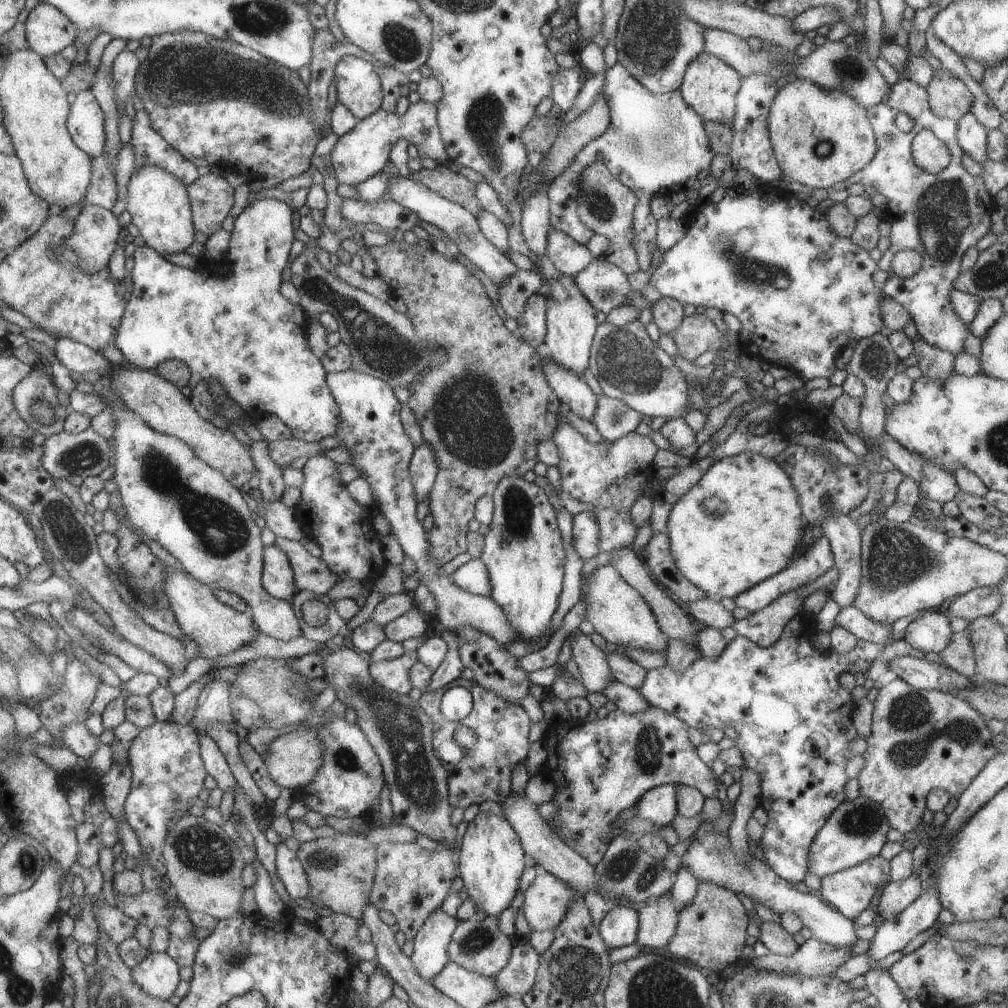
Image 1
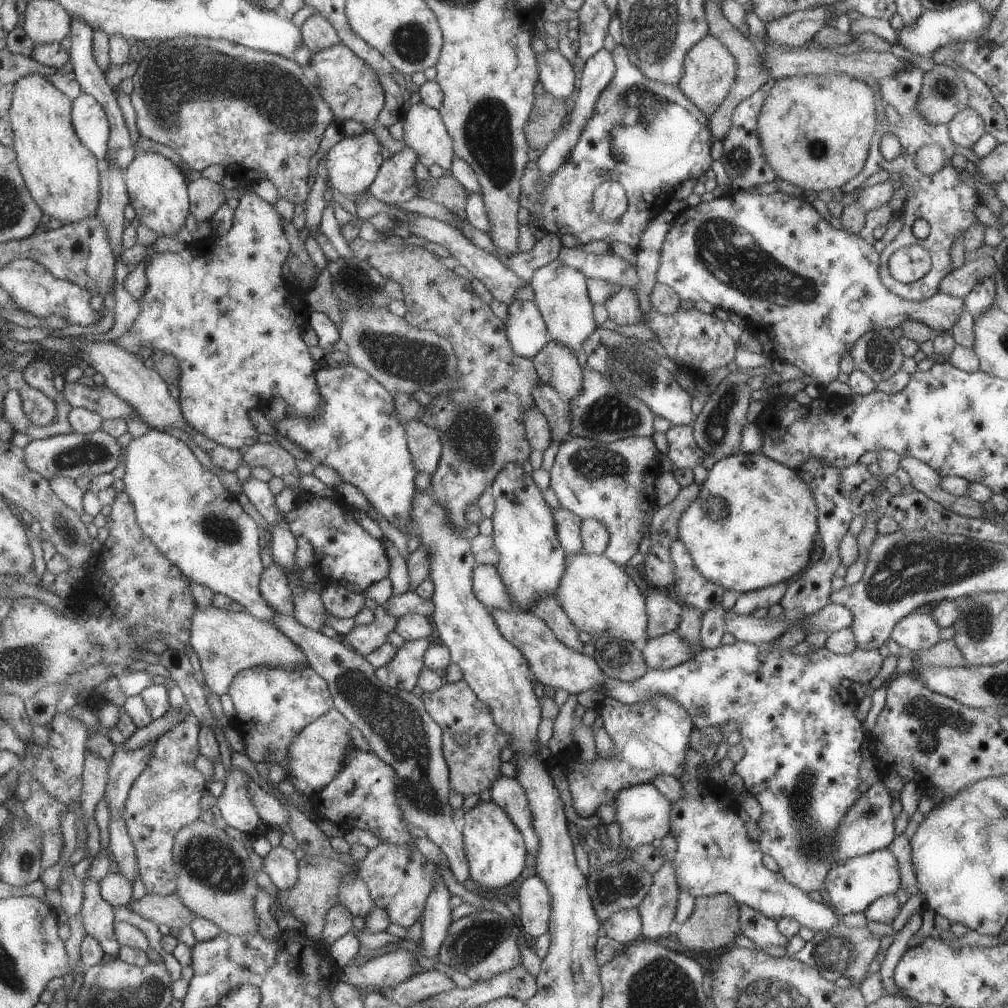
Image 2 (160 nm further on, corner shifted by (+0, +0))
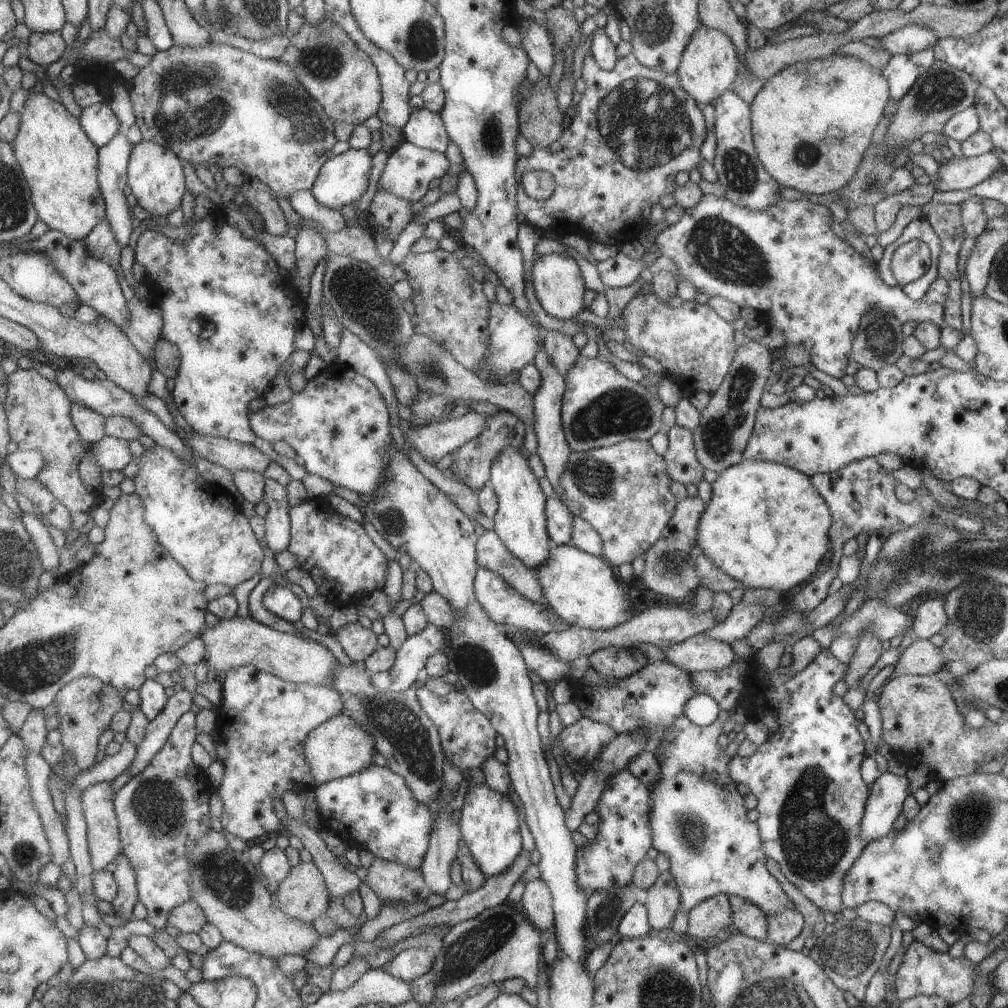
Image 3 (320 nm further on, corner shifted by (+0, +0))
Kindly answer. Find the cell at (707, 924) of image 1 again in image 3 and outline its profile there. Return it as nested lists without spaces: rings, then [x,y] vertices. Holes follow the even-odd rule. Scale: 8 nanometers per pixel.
[[[717,893],[715,896],[698,902],[688,910],[687,936],[701,946],[710,936],[715,936],[720,930],[731,928],[731,909],[728,896]]]

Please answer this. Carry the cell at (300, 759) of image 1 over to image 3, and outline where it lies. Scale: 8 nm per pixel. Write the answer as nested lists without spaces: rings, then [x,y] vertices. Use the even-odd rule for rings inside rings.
[[[346,713],[338,714],[311,730],[303,741],[302,755],[313,777],[314,786],[359,772],[371,765],[371,756],[375,750],[369,734]]]

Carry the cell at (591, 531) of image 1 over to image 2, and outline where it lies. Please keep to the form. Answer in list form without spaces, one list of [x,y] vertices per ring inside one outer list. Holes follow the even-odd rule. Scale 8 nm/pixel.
[[[553,508],[553,520],[555,520],[555,532],[559,545],[566,554],[583,552],[583,540],[581,540],[581,518],[575,516],[569,510]]]

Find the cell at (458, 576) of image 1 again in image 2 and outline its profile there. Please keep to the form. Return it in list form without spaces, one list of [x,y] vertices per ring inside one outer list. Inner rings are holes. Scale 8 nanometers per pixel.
[[[475,564],[471,570],[471,584],[474,596],[488,609],[521,613],[521,608],[509,600],[501,578],[491,564]]]

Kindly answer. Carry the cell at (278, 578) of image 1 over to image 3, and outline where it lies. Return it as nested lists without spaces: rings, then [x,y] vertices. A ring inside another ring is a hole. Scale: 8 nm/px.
[[[271,585],[264,592],[262,603],[276,617],[291,624],[299,624],[299,617],[303,612],[302,604],[287,587]]]

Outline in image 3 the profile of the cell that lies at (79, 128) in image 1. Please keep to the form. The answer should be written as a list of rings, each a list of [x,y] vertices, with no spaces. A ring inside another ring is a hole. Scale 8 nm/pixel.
[[[109,102],[95,103],[84,108],[80,123],[88,133],[89,138],[99,147],[108,145],[119,133],[125,130],[125,125],[113,110]]]

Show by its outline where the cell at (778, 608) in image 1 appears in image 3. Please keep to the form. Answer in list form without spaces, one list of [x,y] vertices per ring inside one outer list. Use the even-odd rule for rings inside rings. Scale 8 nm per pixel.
[[[863,457],[844,464],[836,471],[828,473],[817,473],[810,476],[810,481],[825,501],[830,512],[831,524],[828,528],[828,539],[830,540],[830,567],[817,578],[813,578],[808,584],[791,598],[794,610],[799,613],[810,611],[816,604],[819,604],[827,596],[827,588],[833,578],[842,554],[842,546],[849,539],[855,539],[858,534],[865,534],[868,538],[881,531],[896,533],[912,524],[915,524],[923,515],[935,515],[941,517],[944,523],[955,525],[964,535],[978,533],[982,530],[983,523],[974,519],[965,518],[941,510],[940,504],[929,494],[919,492],[917,498],[910,503],[902,503],[894,491],[894,480],[890,474],[885,472],[874,457]]]

